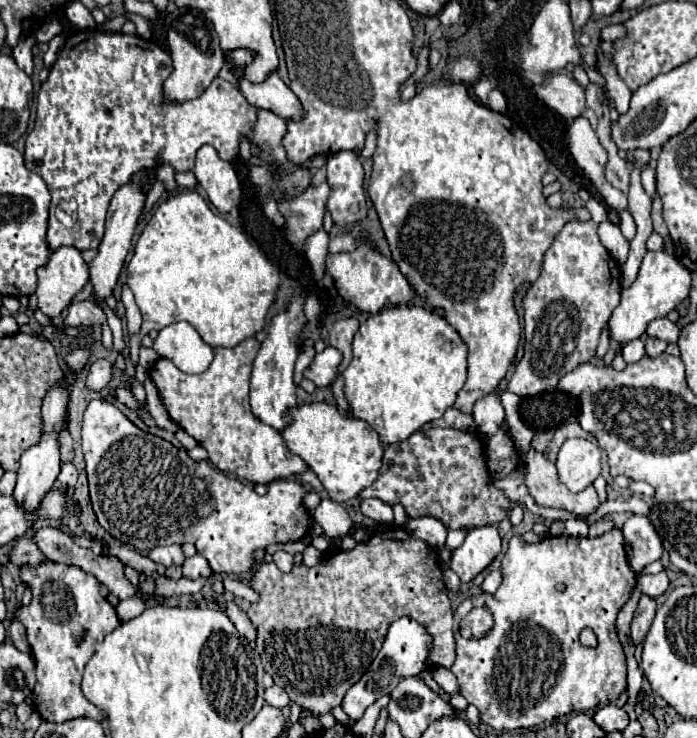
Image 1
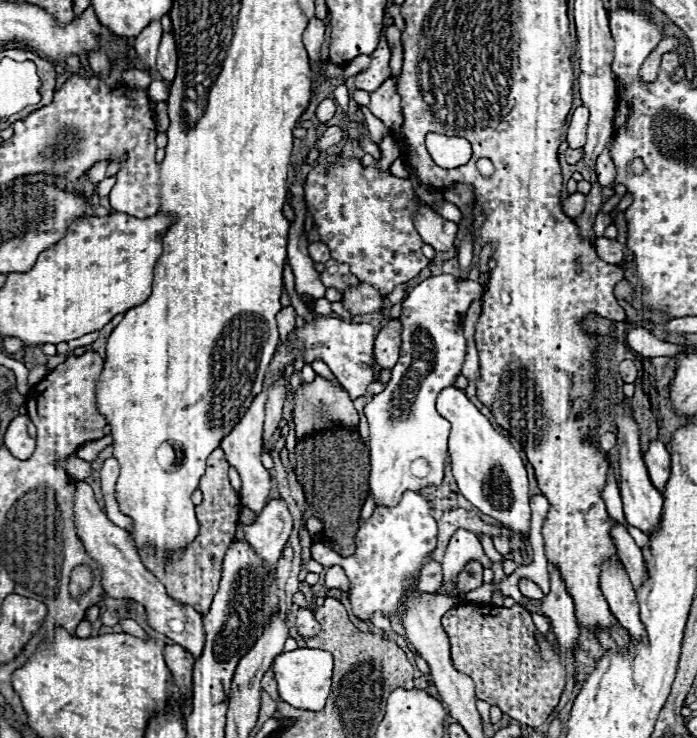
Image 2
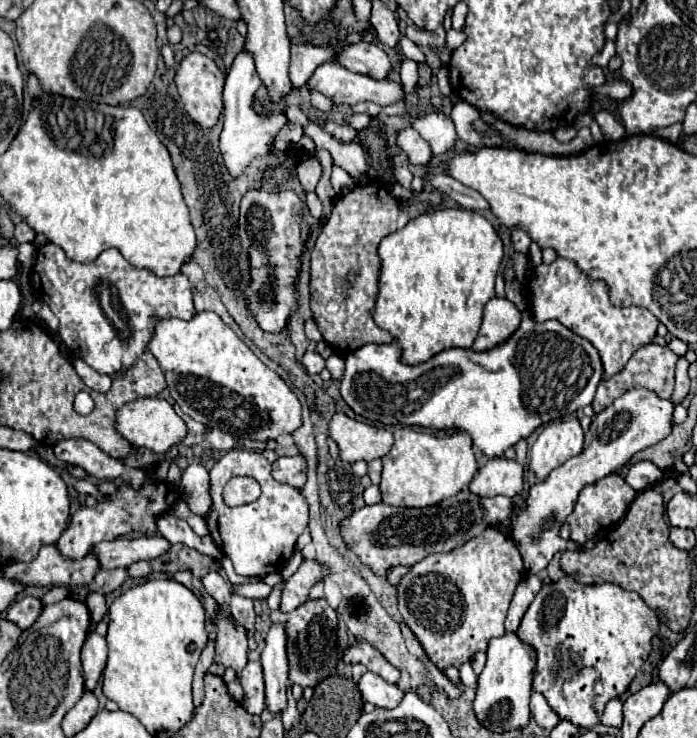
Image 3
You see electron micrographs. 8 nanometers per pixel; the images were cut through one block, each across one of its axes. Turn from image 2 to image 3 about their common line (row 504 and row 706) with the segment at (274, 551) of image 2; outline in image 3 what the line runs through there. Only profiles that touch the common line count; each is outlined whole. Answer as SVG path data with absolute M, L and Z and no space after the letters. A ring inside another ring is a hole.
M274 626L266 636L266 646L260 658L264 682L266 682L266 708L272 714L280 714L286 708L288 688L288 658L286 658L286 636L284 628Z

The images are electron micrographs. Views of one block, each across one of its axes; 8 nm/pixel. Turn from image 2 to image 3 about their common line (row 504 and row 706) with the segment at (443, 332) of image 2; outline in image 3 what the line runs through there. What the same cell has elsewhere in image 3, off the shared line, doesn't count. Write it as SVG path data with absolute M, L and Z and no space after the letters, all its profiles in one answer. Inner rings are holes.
M366 672L360 678L358 690L360 690L364 702L370 702L370 704L380 706L380 708L396 706L400 702L400 696L402 696L402 690L398 686L392 686L392 684L384 682L374 672Z

